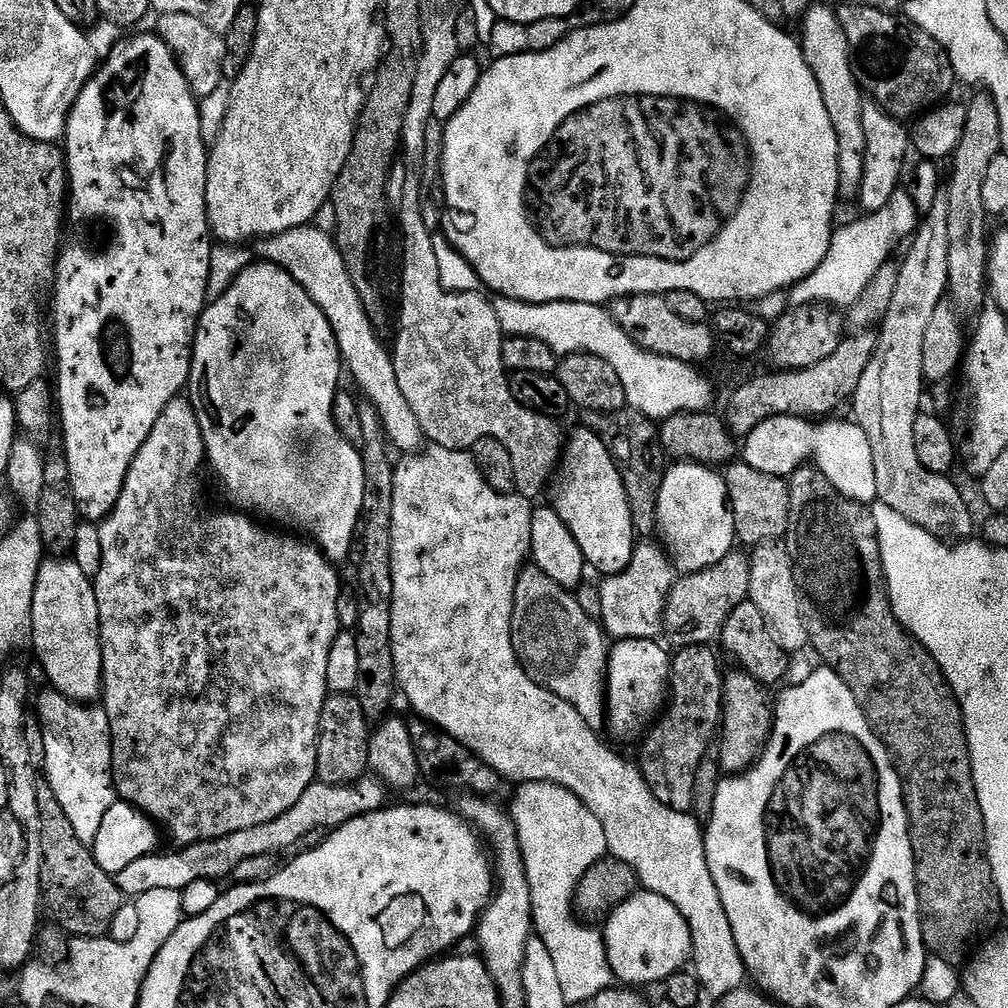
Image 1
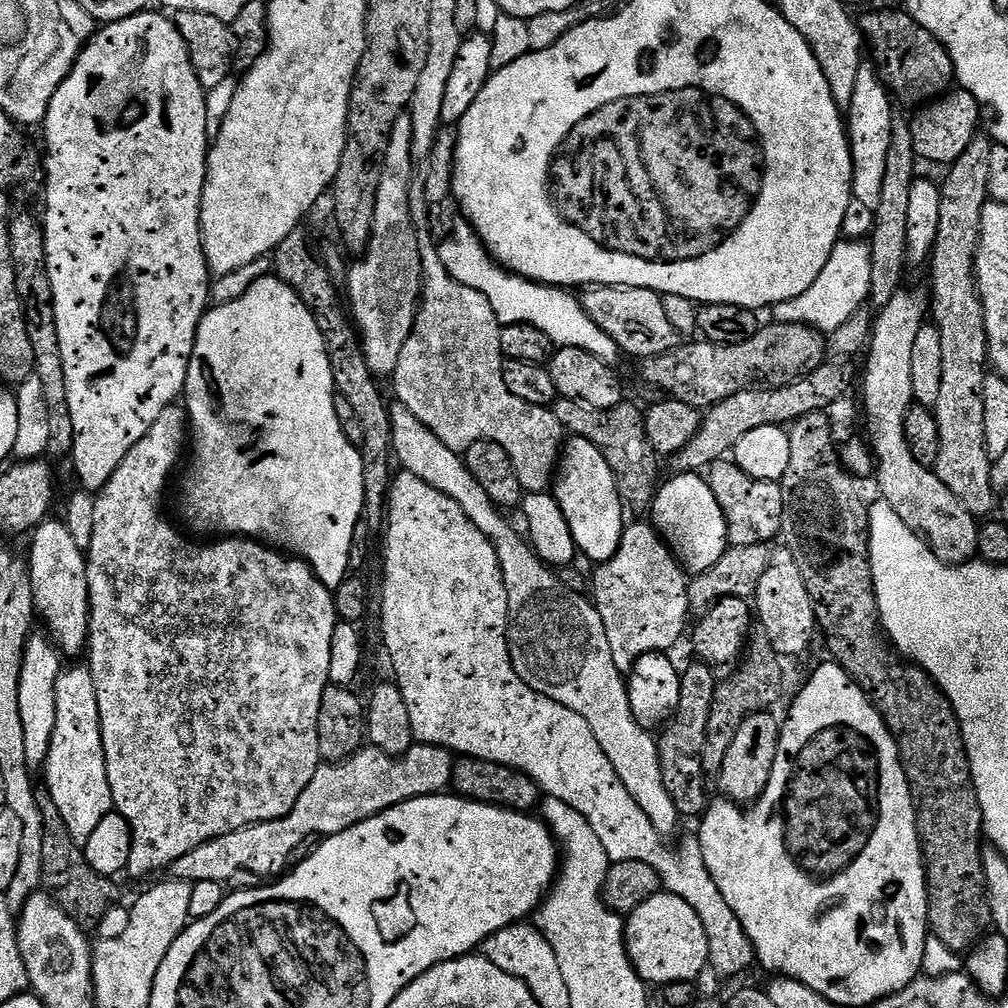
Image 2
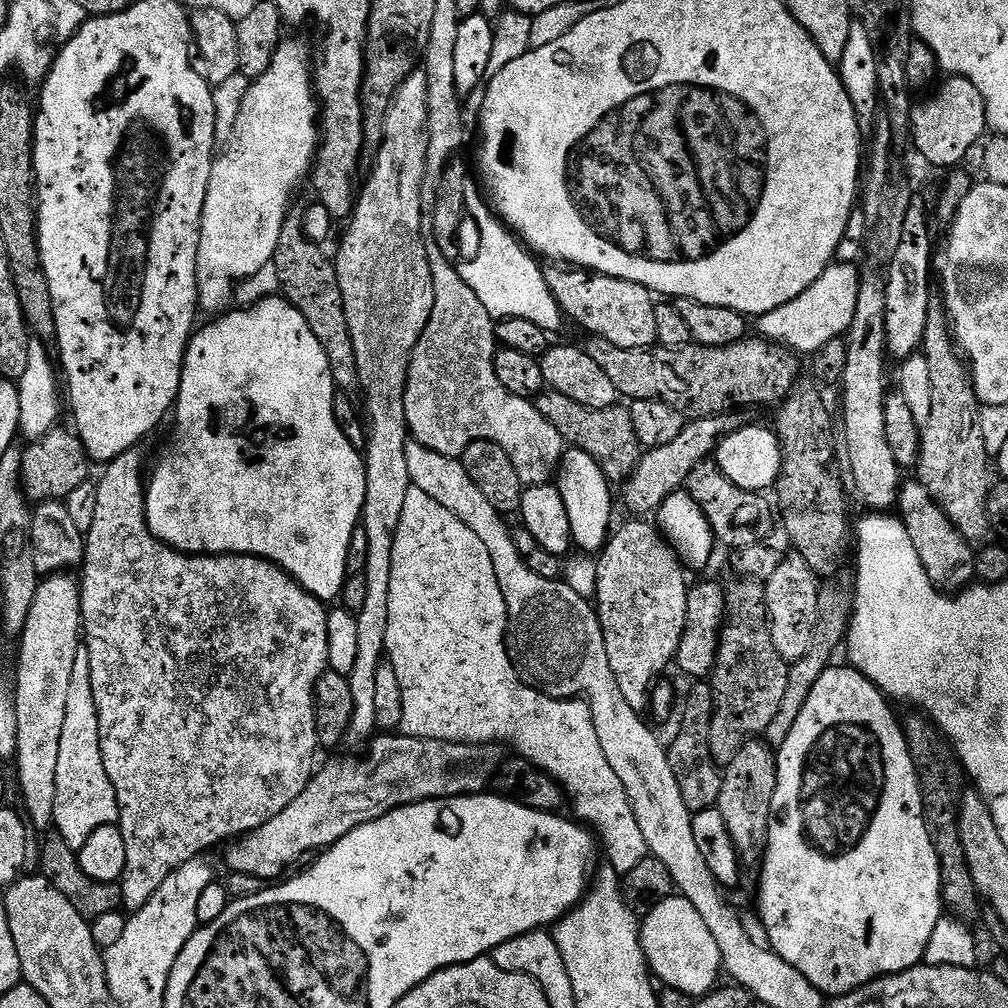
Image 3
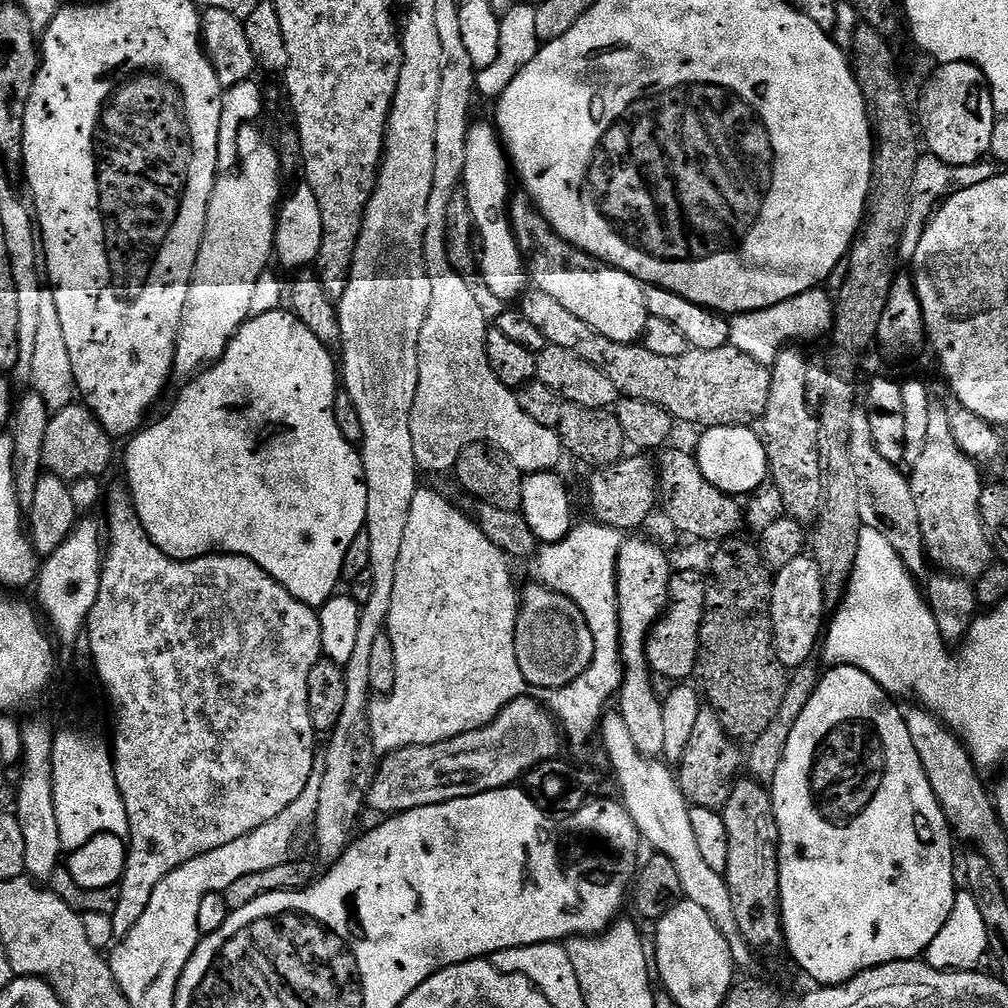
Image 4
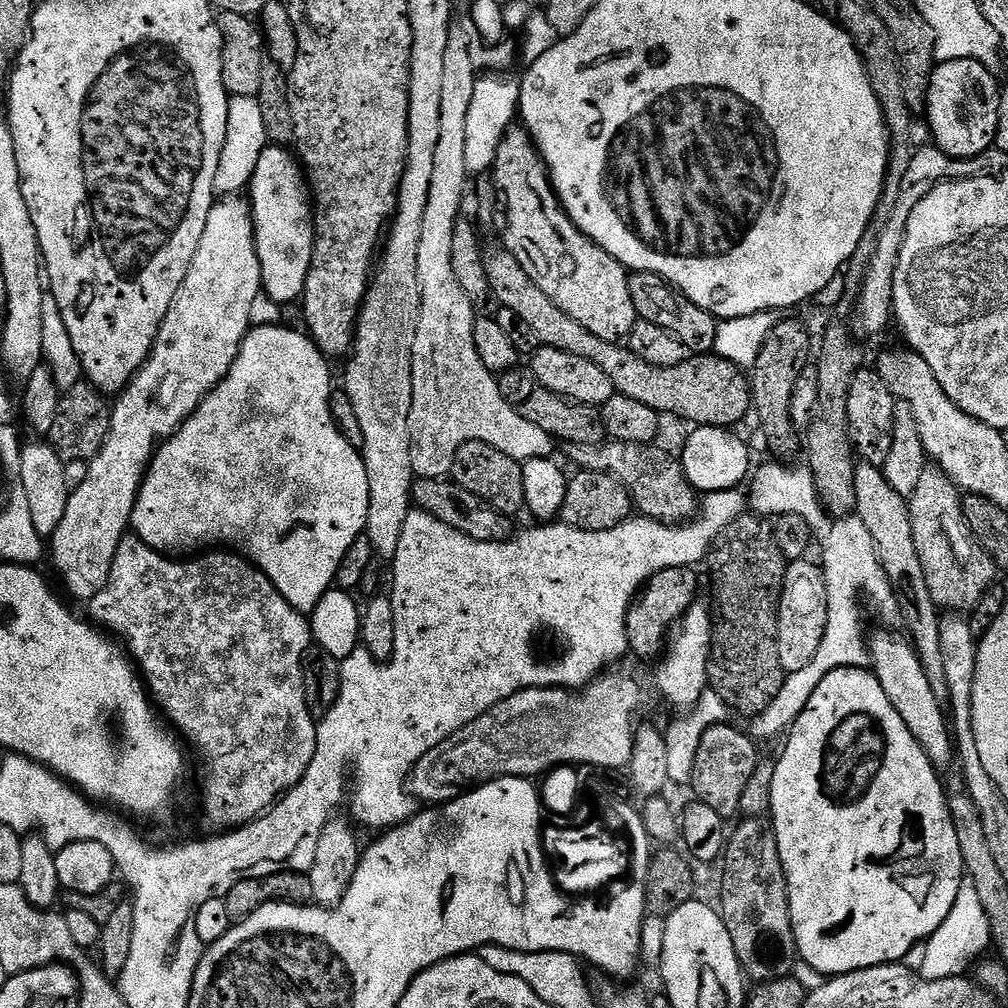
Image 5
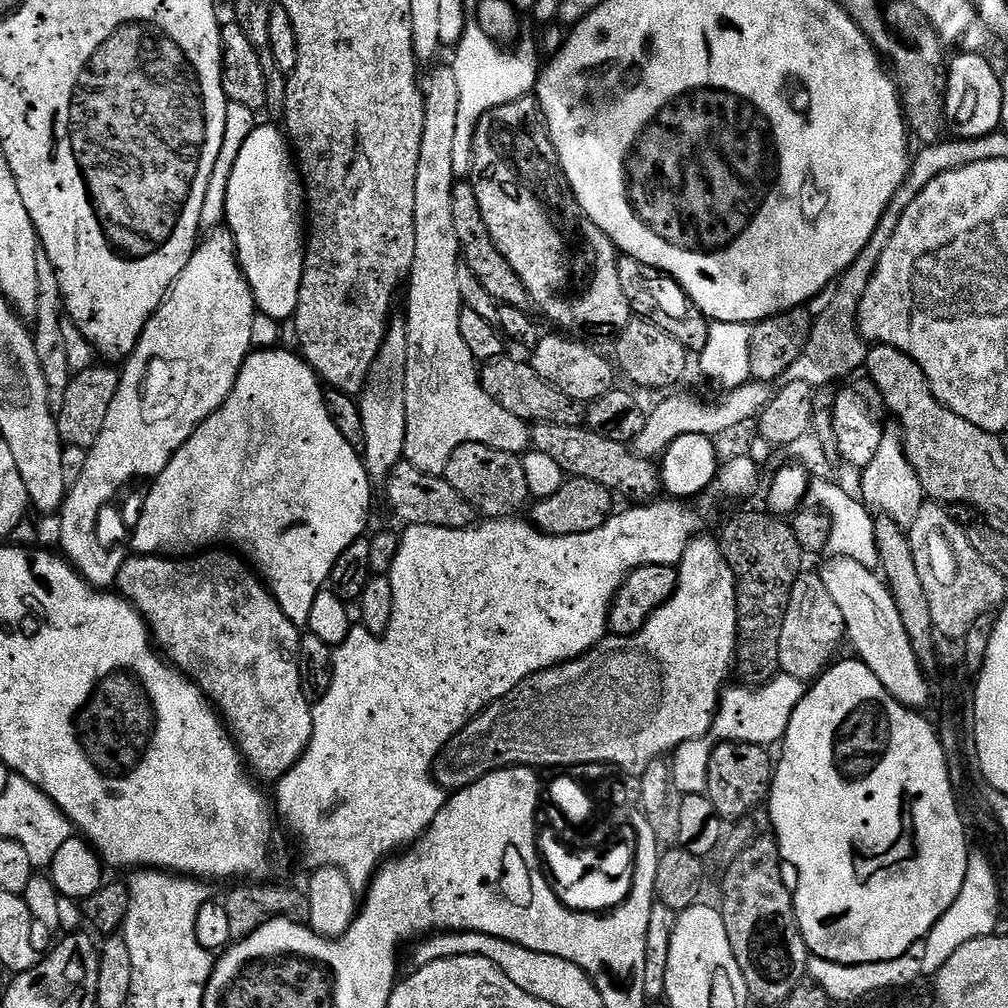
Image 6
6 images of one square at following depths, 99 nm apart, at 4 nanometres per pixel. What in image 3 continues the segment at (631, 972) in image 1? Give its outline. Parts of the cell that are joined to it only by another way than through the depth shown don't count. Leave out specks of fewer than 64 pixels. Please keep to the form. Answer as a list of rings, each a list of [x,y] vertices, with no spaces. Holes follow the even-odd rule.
[[[669,896],[643,917],[640,941],[649,971],[658,980],[660,978],[665,987],[678,989],[693,998],[699,998],[707,995],[717,985],[718,974],[721,975],[722,972],[718,946],[707,929],[702,914],[684,896]]]

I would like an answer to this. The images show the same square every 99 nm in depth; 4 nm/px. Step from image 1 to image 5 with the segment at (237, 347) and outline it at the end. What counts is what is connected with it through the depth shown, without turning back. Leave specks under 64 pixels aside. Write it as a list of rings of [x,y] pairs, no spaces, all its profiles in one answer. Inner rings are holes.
[[[266,324],[253,327],[245,336],[238,358],[234,358],[234,366],[220,380],[214,391],[209,392],[188,419],[180,425],[174,435],[168,437],[157,447],[144,481],[140,484],[140,493],[132,511],[131,531],[149,544],[155,552],[163,552],[172,558],[184,558],[189,554],[200,554],[205,550],[216,550],[223,546],[249,560],[255,568],[259,568],[266,578],[290,602],[292,608],[311,614],[322,602],[322,598],[336,584],[336,575],[340,569],[342,558],[358,537],[365,535],[368,527],[368,495],[370,482],[366,478],[366,466],[361,449],[350,446],[346,438],[334,426],[334,418],[330,414],[330,398],[334,391],[332,372],[328,369],[329,361],[320,347],[313,342],[311,336],[294,328],[285,328],[280,324]]]

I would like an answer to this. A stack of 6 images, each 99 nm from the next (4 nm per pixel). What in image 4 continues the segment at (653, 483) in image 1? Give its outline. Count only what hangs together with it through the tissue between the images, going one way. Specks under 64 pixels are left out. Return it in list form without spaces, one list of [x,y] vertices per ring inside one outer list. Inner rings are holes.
[[[533,382],[519,389],[518,397],[522,410],[534,418],[546,430],[554,430],[558,434],[561,449],[565,453],[573,452],[584,464],[592,464],[593,469],[604,468],[608,464],[616,464],[625,455],[626,441],[622,434],[622,426],[618,426],[615,411],[603,408],[587,408],[578,406],[550,390],[545,384]]]

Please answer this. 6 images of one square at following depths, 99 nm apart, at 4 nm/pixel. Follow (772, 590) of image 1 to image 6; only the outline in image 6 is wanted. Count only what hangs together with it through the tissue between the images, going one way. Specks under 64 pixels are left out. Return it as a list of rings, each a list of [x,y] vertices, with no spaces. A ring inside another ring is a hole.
[[[801,571],[790,590],[790,602],[782,622],[782,638],[778,638],[780,672],[805,682],[815,681],[837,659],[836,651],[845,640],[842,614],[834,598],[830,598],[830,590],[826,590],[823,575],[819,571]]]

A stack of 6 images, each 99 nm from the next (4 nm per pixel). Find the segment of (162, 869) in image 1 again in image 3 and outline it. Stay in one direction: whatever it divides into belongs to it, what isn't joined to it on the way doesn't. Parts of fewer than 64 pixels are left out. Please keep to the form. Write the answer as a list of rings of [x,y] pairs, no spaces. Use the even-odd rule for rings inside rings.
[[[403,734],[377,735],[371,741],[371,748],[372,753],[365,760],[332,760],[324,769],[321,767],[313,775],[306,790],[302,790],[302,794],[298,794],[298,798],[294,798],[294,802],[290,802],[290,806],[286,806],[282,814],[270,818],[270,822],[249,832],[247,836],[237,839],[234,844],[236,849],[232,852],[231,871],[255,876],[261,882],[275,881],[283,877],[285,875],[283,872],[295,860],[302,859],[307,852],[315,853],[317,850],[331,848],[343,836],[350,834],[350,830],[366,822],[374,822],[390,814],[390,810],[407,804],[417,804],[423,800],[446,800],[449,796],[471,796],[483,793],[487,789],[484,787],[487,784],[489,787],[495,781],[496,773],[506,759],[505,753],[500,753],[503,752],[501,745],[495,742],[459,744],[449,740],[431,740]]]

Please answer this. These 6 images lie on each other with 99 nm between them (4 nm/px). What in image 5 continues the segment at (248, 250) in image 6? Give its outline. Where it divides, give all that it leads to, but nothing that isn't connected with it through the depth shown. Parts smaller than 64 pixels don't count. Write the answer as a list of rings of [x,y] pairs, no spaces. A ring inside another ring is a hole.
[[[275,146],[265,148],[262,158],[258,158],[250,185],[262,292],[278,305],[303,297],[316,241],[310,189],[297,157],[289,149],[288,152]]]

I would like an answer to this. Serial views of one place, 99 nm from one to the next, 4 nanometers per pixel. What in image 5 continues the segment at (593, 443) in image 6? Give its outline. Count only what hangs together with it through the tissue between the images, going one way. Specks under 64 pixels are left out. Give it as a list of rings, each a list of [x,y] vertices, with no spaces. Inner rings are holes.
[[[609,439],[607,442],[599,444],[569,444],[566,451],[568,451],[569,458],[577,464],[575,466],[577,469],[612,475],[632,495],[635,511],[641,517],[649,520],[660,520],[664,524],[679,524],[691,521],[698,508],[698,493],[686,478],[679,459],[675,455],[671,456],[666,449],[656,447],[652,444],[635,444],[634,442],[618,442]]]

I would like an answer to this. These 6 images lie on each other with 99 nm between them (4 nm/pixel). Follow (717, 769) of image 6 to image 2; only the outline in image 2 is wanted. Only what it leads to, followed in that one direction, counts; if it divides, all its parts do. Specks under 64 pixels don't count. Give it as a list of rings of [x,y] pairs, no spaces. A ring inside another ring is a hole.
[[[695,663],[681,671],[676,712],[658,736],[662,782],[666,784],[666,790],[677,812],[684,818],[703,817],[710,803],[709,797],[704,797],[706,777],[702,770],[700,755],[706,742],[706,722],[710,722],[710,706],[714,702],[718,676],[709,664]]]

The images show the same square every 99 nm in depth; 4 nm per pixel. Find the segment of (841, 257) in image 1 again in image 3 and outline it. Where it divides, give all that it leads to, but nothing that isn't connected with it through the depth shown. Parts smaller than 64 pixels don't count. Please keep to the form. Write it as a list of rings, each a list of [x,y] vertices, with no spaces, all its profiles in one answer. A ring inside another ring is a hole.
[[[840,263],[829,264],[827,270],[798,298],[762,314],[755,321],[755,331],[757,328],[763,339],[781,344],[783,348],[791,348],[797,354],[815,354],[832,340],[841,339],[854,322],[862,272],[852,264]]]

